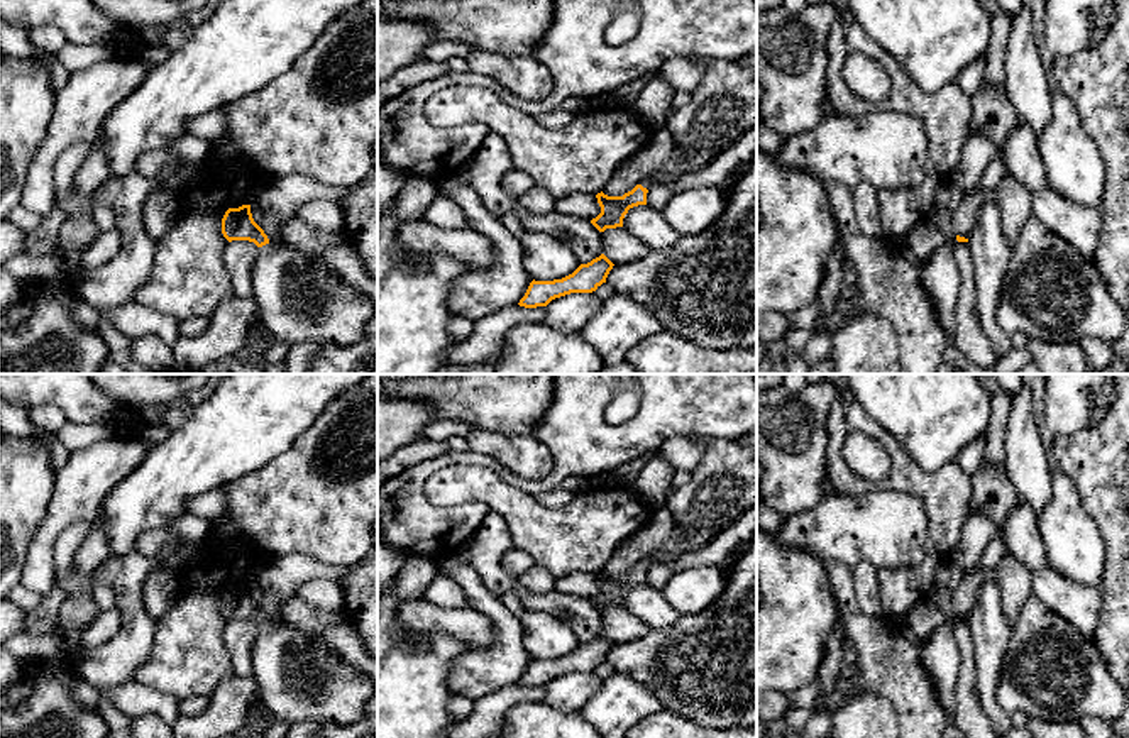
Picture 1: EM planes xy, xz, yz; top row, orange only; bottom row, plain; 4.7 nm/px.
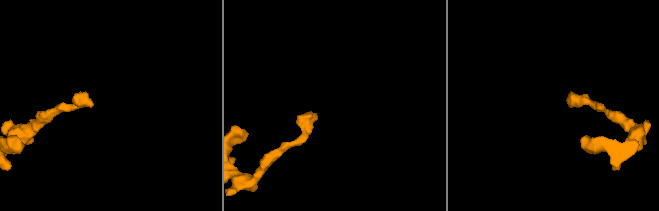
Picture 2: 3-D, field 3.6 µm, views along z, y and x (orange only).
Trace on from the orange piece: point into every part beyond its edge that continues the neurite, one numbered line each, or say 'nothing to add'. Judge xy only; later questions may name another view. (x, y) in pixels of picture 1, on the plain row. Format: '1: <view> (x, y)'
1: xy (295, 677)

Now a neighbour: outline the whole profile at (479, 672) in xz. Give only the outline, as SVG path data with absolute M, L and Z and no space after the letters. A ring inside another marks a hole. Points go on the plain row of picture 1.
M459 554L440 559L438 567L464 589L469 608L494 623L494 643L455 660L447 686L454 694L476 701L518 684L533 658L525 648L523 626L516 613L482 584L477 570Z

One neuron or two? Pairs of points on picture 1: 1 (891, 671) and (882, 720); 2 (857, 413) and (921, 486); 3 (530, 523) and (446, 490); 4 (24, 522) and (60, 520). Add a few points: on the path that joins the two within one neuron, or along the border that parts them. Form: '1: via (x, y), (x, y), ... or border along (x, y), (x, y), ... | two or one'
1: border along (847, 701), (875, 693), (892, 704), (899, 720) | two
2: via (875, 430), (896, 451), (904, 468) | one
3: via (510, 505), (491, 490), (466, 490) | one
4: border along (55, 484), (48, 515), (36, 532), (26, 559) | two

